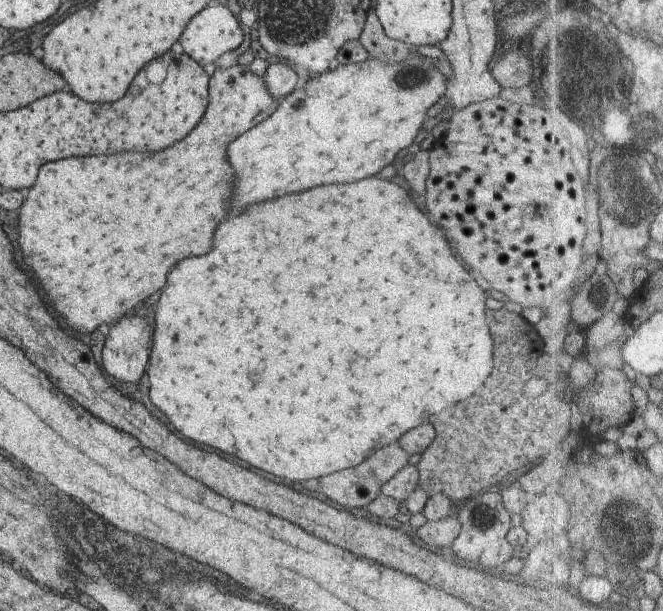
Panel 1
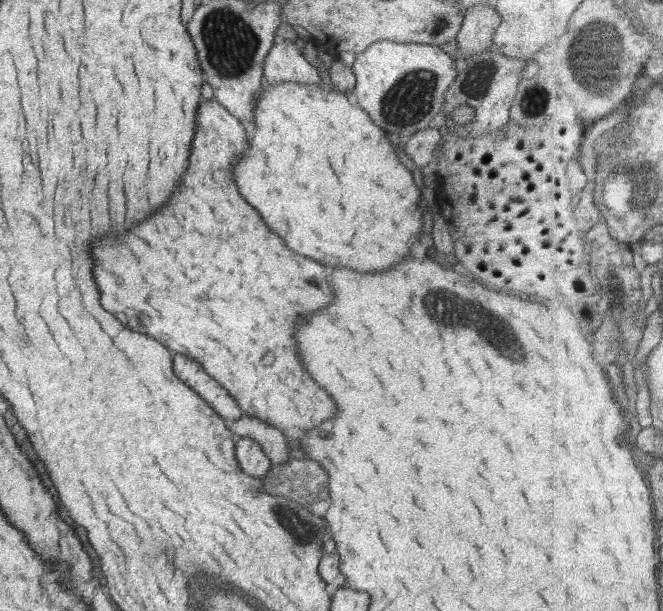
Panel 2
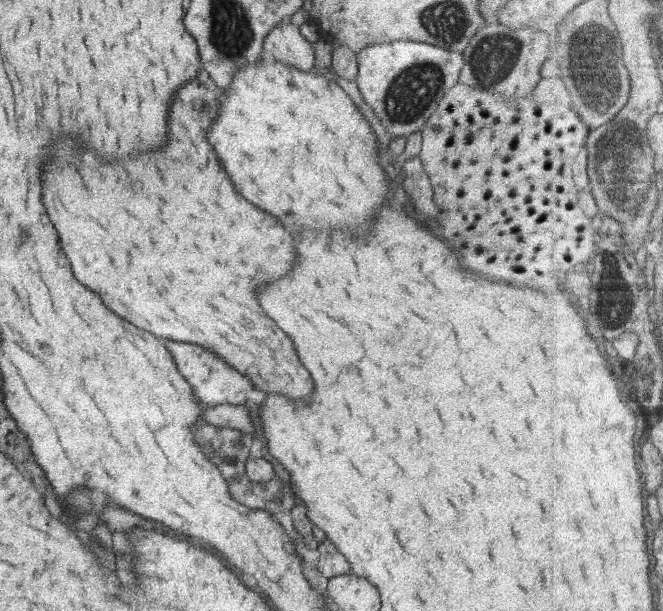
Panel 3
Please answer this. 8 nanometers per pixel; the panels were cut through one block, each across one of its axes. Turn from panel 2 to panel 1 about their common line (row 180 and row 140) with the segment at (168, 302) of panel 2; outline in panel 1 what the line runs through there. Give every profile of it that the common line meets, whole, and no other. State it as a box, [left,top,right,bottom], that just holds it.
[19,65,275,332]

